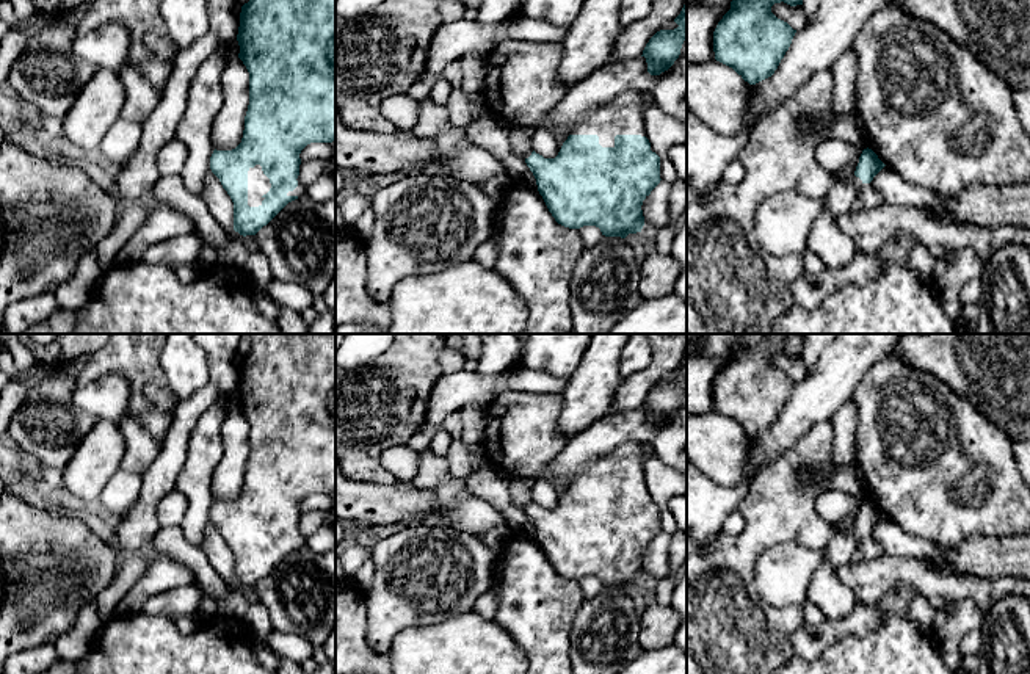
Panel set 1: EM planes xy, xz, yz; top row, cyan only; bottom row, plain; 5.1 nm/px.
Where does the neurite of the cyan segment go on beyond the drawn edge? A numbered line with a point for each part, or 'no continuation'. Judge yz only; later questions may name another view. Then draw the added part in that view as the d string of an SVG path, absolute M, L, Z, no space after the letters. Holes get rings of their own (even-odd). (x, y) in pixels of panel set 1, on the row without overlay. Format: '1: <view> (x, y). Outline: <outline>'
1: yz (783, 574). Outline: M836 527L831 541L821 550L796 542L781 542L765 550L754 571L754 583L762 600L774 608L801 607L807 600L807 588L821 561L836 567L851 563L862 531L856 527Z

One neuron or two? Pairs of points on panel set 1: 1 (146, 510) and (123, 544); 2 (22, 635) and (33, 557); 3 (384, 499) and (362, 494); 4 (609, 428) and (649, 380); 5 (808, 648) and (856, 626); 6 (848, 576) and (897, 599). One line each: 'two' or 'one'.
1: one
2: one
3: one
4: two
5: one
6: two

